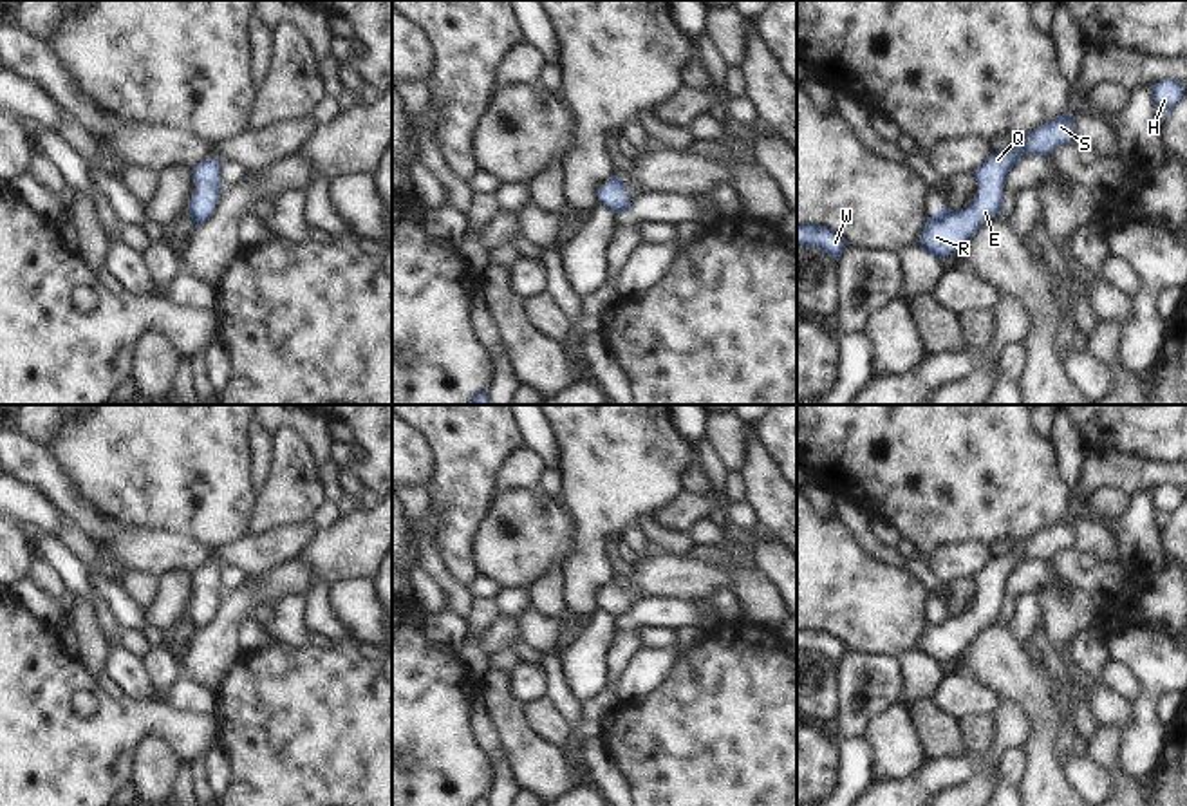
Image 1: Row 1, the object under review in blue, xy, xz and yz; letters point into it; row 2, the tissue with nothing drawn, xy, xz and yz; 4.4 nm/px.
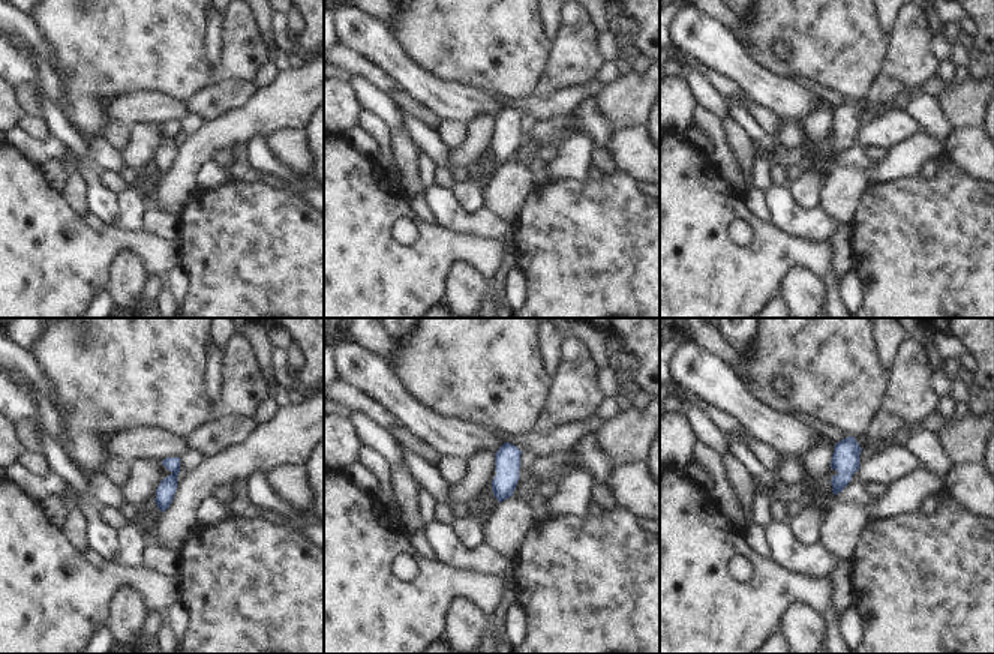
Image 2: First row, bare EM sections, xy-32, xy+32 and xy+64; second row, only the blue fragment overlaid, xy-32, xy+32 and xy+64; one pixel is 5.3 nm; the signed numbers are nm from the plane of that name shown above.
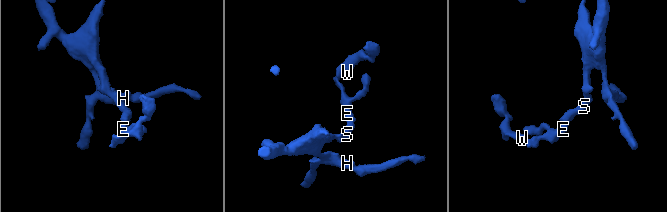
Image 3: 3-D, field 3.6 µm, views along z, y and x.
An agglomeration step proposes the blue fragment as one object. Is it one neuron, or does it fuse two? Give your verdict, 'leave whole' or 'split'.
leave whole

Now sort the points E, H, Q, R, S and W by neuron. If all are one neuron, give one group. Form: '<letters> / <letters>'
E H Q R S W

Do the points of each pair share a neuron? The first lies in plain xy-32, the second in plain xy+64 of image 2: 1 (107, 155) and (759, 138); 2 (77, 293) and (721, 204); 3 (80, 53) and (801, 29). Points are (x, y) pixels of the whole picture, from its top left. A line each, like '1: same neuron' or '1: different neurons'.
1: same neuron
2: same neuron
3: same neuron

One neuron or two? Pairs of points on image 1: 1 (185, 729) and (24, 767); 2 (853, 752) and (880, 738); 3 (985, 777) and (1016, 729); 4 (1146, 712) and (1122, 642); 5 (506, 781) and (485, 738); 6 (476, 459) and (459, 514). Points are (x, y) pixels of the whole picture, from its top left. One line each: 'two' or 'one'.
1: one
2: two
3: one
4: one
5: one
6: one

